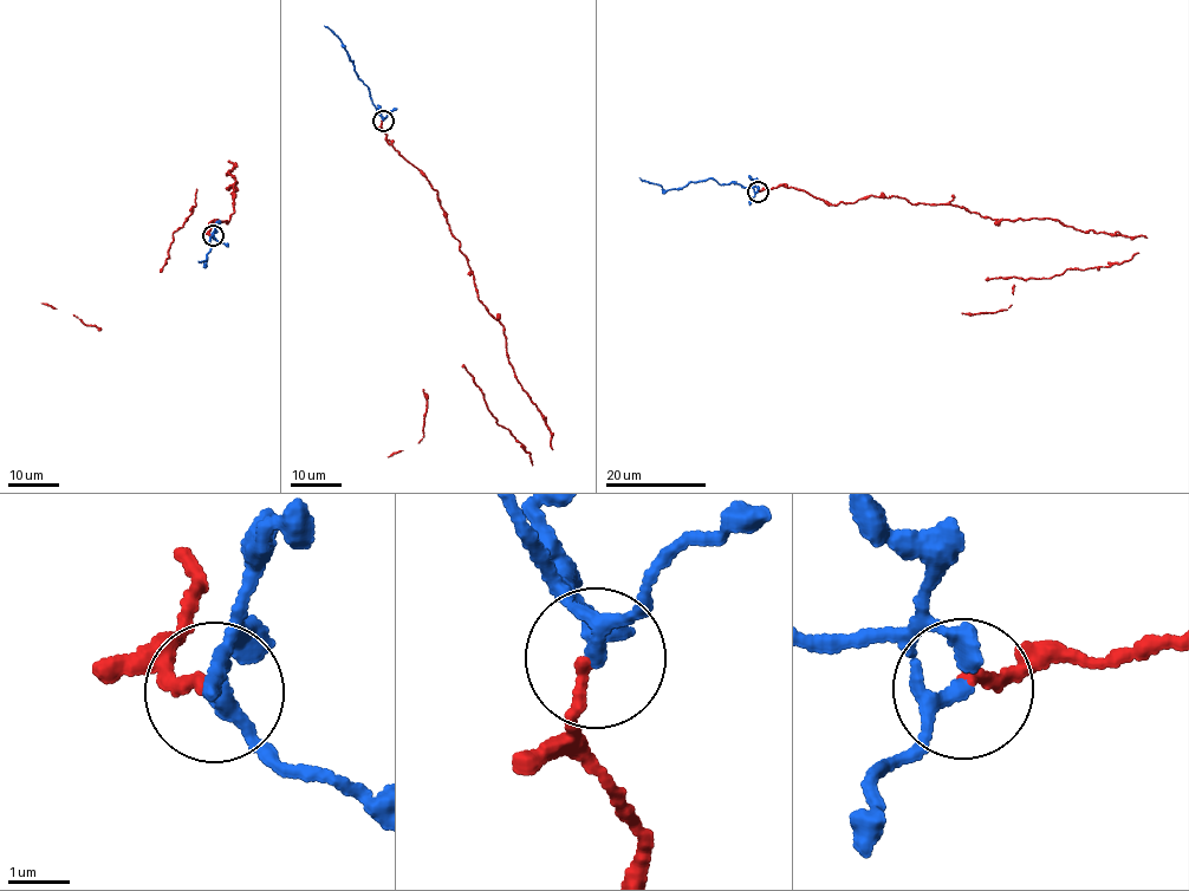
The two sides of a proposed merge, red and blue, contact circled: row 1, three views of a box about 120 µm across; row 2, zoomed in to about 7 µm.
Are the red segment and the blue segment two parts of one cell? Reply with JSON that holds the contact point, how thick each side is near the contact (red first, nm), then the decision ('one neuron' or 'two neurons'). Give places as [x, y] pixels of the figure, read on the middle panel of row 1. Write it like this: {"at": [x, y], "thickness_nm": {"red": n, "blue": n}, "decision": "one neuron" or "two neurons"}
{"at": [383, 121], "thickness_nm": {"red": 190, "blue": 200}, "decision": "one neuron"}

